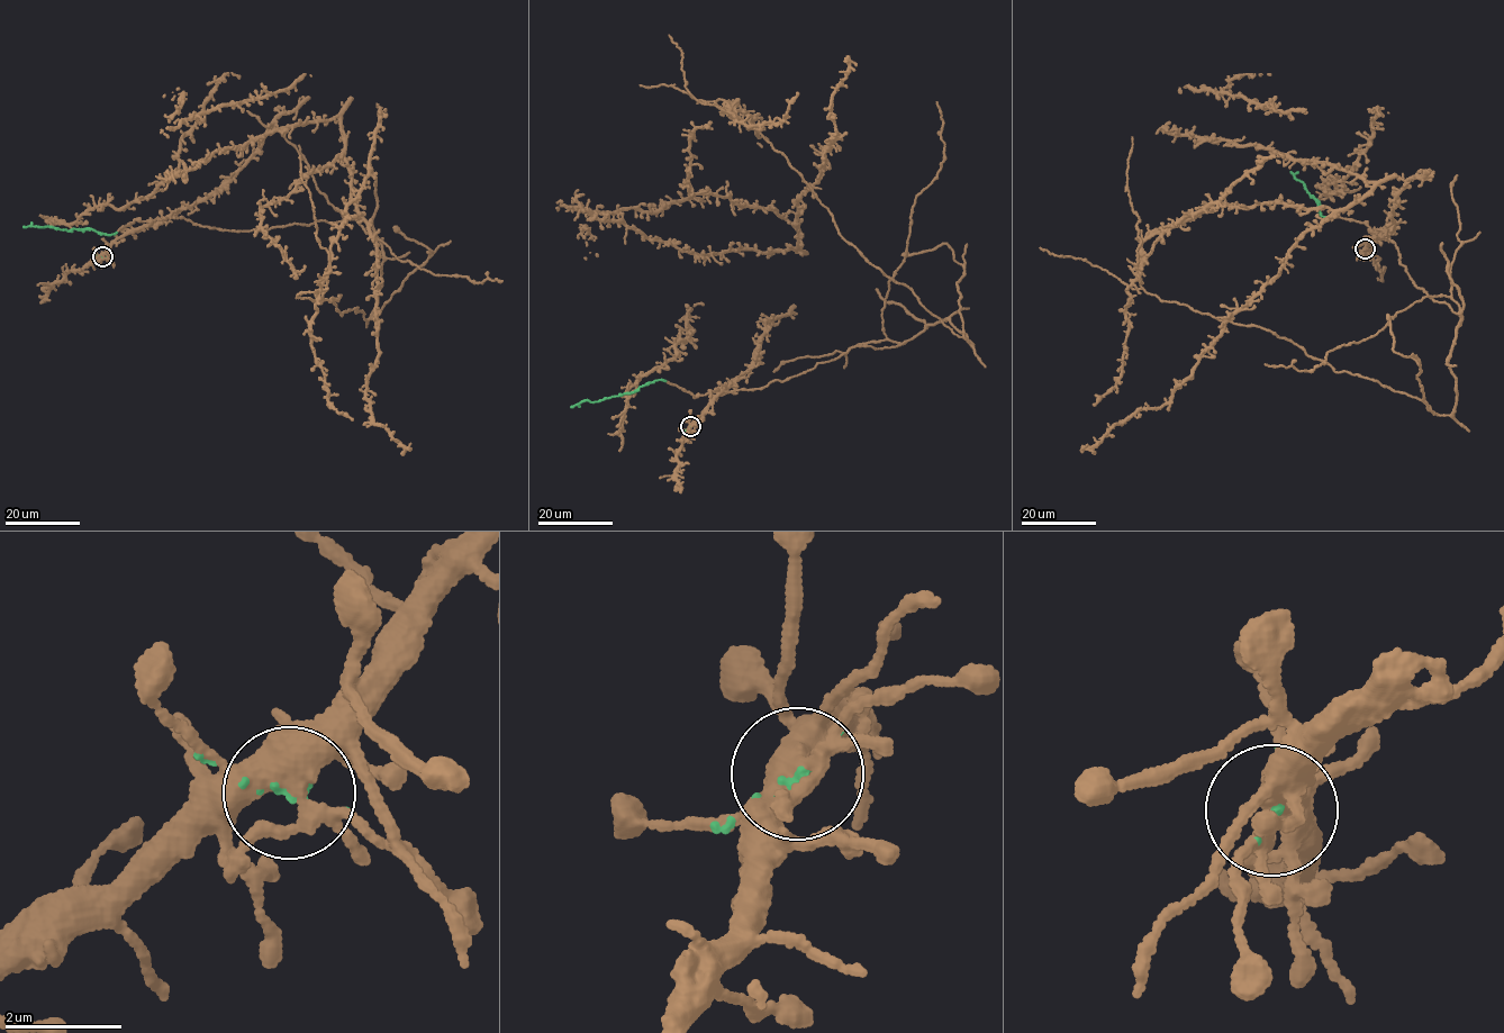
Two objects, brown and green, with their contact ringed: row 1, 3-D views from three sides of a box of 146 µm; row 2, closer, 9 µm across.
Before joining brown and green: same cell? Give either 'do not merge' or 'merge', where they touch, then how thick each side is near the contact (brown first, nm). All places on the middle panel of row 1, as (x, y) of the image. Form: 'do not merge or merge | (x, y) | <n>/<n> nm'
merge | (690, 426) | 420/100 nm

